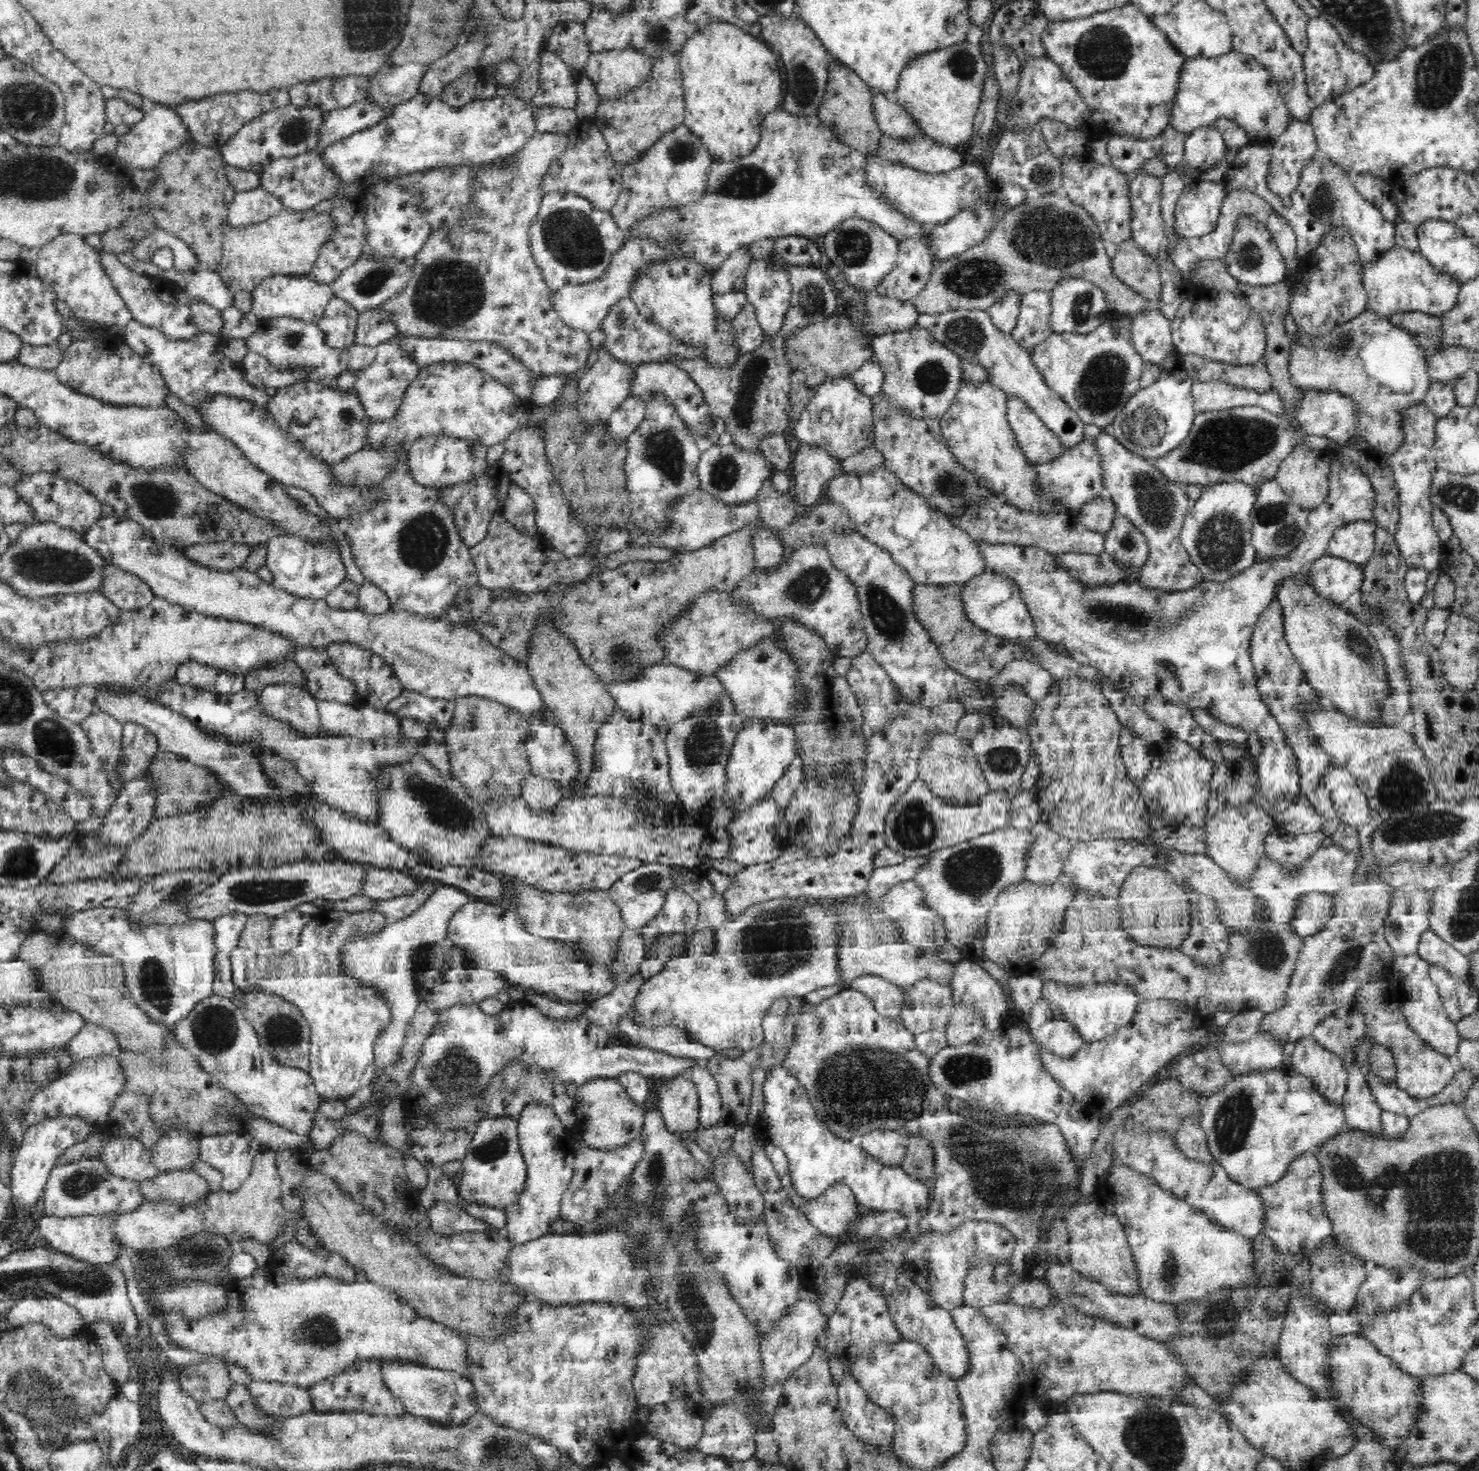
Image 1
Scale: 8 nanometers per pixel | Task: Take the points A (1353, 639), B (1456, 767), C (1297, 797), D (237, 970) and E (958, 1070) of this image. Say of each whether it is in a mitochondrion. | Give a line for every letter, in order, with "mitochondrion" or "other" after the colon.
A: mitochondrion
B: other
C: other
D: other
E: mitochondrion

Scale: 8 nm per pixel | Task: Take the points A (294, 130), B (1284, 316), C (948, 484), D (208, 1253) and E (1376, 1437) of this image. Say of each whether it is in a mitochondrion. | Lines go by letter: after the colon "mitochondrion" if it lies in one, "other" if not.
A: mitochondrion
B: other
C: mitochondrion
D: mitochondrion
E: other

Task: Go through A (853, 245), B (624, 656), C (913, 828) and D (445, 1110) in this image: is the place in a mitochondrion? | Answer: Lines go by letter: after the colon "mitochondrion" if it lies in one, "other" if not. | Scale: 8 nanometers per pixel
A: mitochondrion
B: mitochondrion
C: mitochondrion
D: mitochondrion

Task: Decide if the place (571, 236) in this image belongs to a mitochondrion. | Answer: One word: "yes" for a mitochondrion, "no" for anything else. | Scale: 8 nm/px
yes

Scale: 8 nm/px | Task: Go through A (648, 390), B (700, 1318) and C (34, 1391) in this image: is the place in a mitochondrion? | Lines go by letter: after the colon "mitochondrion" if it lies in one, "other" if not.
A: other
B: mitochondrion
C: mitochondrion

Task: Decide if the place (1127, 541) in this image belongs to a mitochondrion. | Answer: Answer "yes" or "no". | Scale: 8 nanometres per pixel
yes

